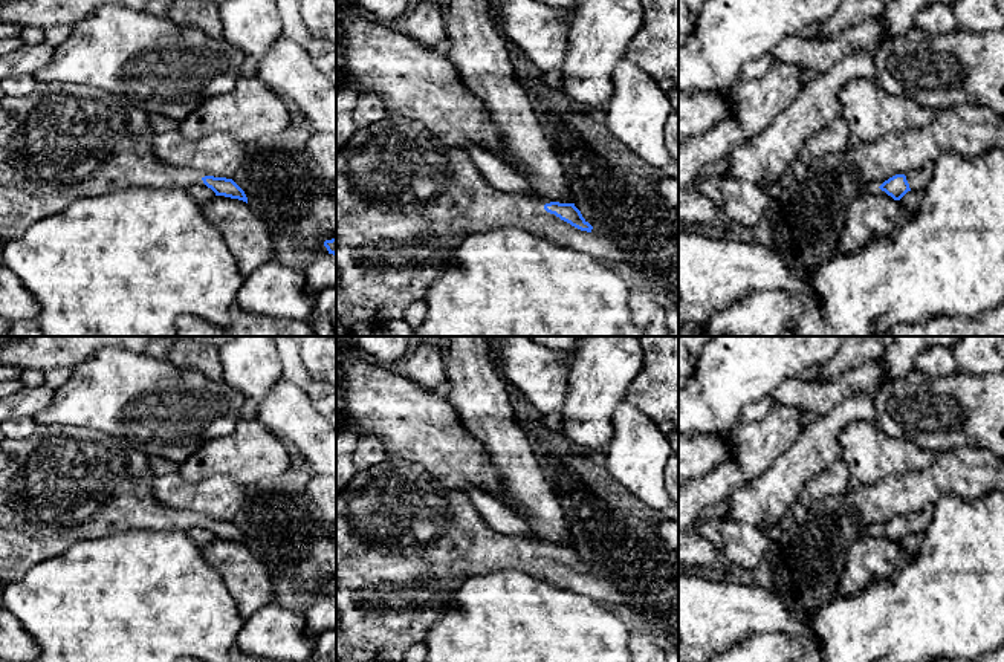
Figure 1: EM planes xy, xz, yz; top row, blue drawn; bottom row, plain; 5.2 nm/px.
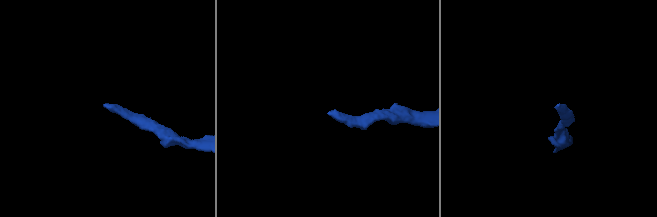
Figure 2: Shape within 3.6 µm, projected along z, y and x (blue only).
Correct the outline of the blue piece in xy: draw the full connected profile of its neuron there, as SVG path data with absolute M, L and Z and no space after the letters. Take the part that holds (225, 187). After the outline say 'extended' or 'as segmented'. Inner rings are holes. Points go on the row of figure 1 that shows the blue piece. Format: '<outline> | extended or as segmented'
M205 176L202 180L215 193L215 196L238 199L248 203L245 191L232 179Z | as segmented

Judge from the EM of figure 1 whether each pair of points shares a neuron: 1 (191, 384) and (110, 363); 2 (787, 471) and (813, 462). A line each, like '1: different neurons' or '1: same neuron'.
1: same neuron
2: same neuron

